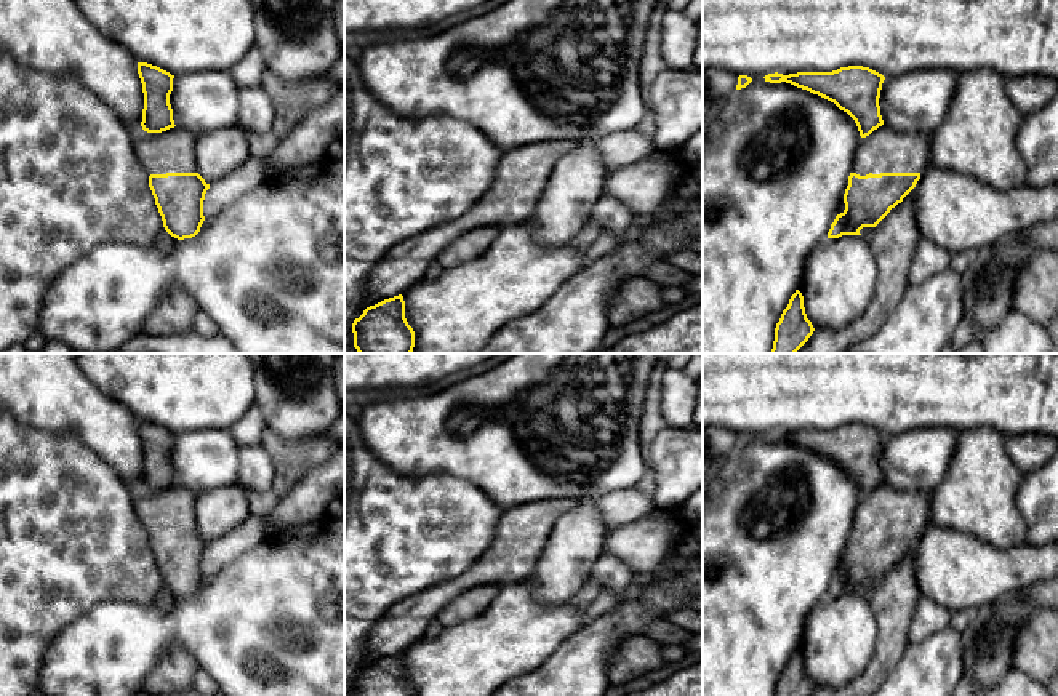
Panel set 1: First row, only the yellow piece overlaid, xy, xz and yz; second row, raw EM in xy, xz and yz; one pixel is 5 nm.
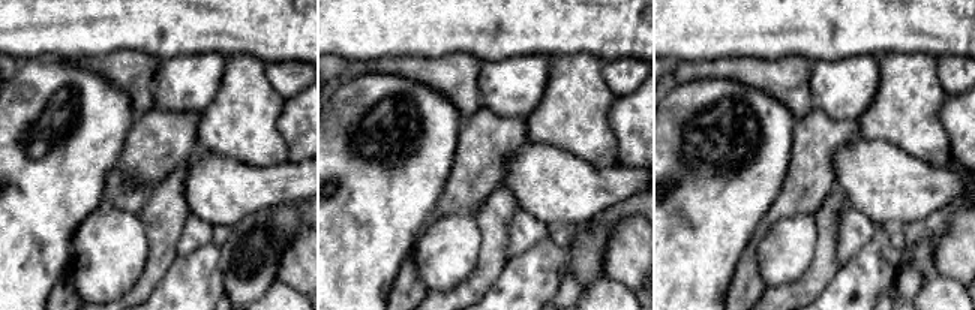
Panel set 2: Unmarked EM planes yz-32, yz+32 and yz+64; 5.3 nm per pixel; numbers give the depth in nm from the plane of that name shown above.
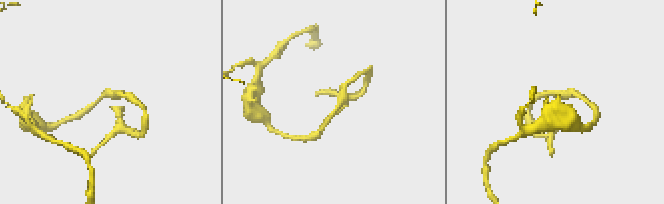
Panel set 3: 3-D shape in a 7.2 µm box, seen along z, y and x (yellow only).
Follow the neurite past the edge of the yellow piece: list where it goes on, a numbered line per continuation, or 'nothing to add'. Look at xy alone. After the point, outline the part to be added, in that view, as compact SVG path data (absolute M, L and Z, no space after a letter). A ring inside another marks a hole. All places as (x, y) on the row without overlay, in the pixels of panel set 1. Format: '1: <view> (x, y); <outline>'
1: xy (173, 509); M174 485L162 491L142 490L134 494L134 509L147 534L166 531L198 531L197 493Z

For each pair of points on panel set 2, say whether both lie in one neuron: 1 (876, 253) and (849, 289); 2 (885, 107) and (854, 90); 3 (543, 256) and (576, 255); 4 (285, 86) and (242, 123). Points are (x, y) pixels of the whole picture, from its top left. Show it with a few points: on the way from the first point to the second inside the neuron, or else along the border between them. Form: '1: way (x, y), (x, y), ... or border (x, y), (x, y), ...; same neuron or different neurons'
1: way (876, 262), (858, 280); same neuron
2: border (879, 66), (876, 95), (857, 119); different neurons
3: border (563, 249), (564, 271); different neurons
4: border (264, 65), (267, 80), (284, 101), (278, 129); different neurons

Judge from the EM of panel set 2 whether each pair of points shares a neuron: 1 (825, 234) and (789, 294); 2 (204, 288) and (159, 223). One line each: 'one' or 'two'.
1: one
2: two

